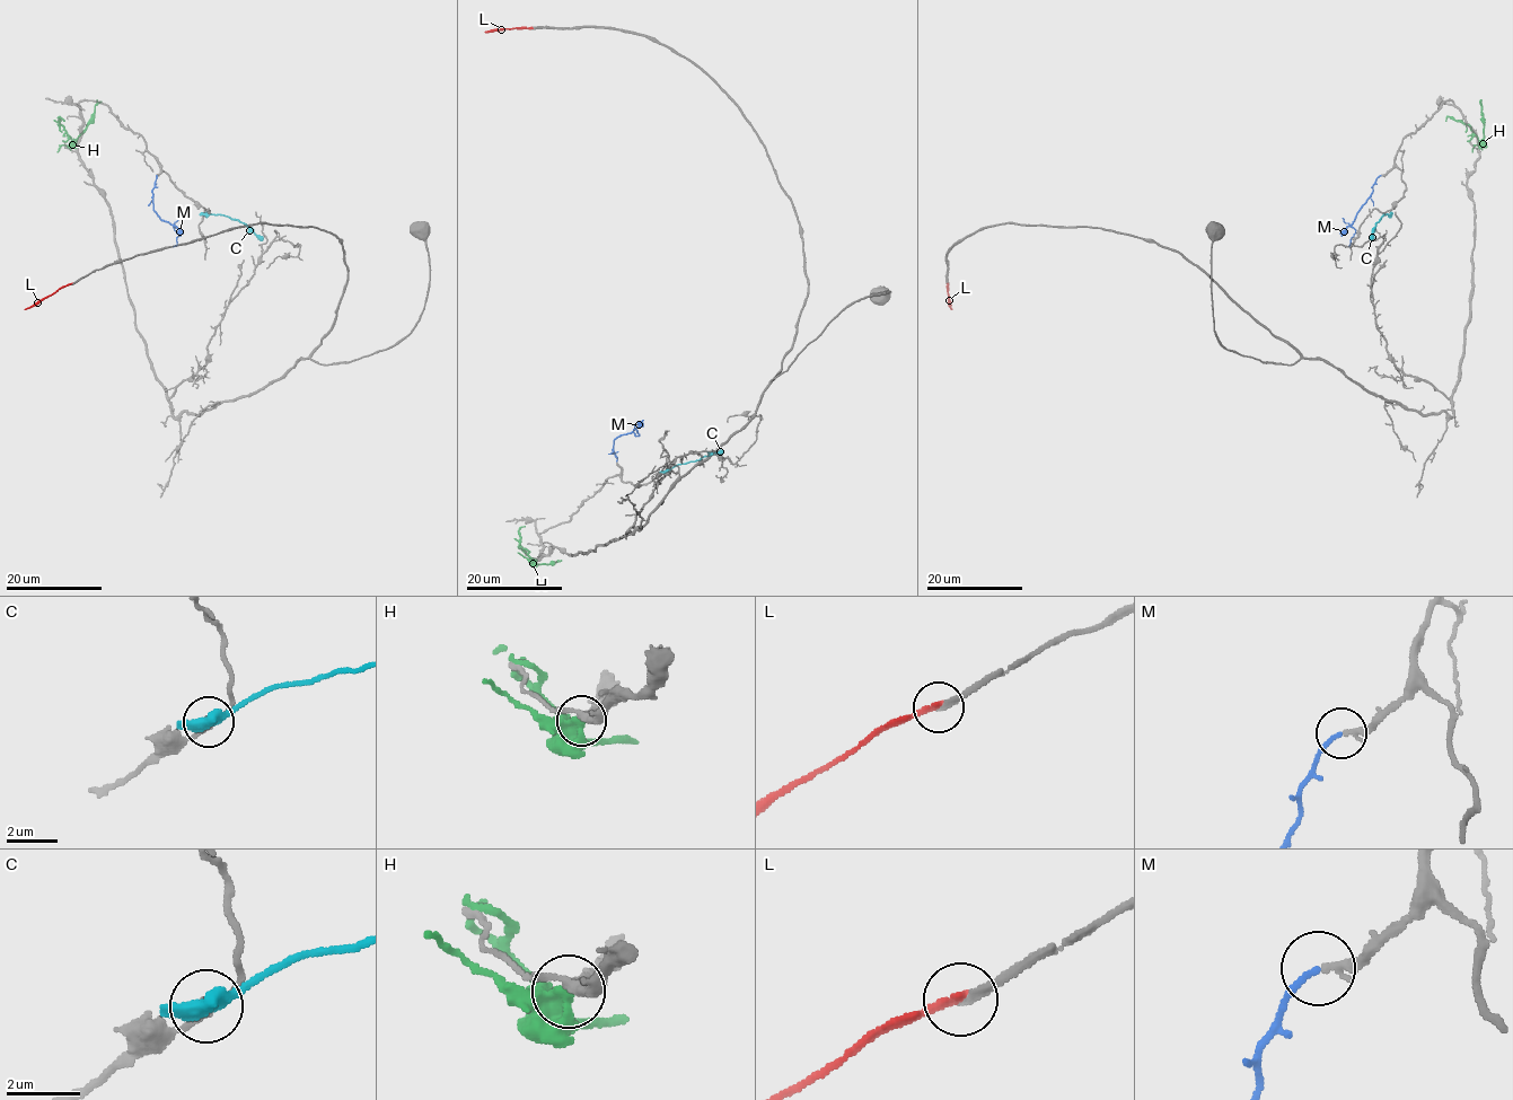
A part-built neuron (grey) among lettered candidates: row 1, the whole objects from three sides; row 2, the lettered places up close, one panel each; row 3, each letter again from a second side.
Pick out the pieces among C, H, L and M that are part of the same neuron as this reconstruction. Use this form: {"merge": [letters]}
{"merge": ["M"]}

